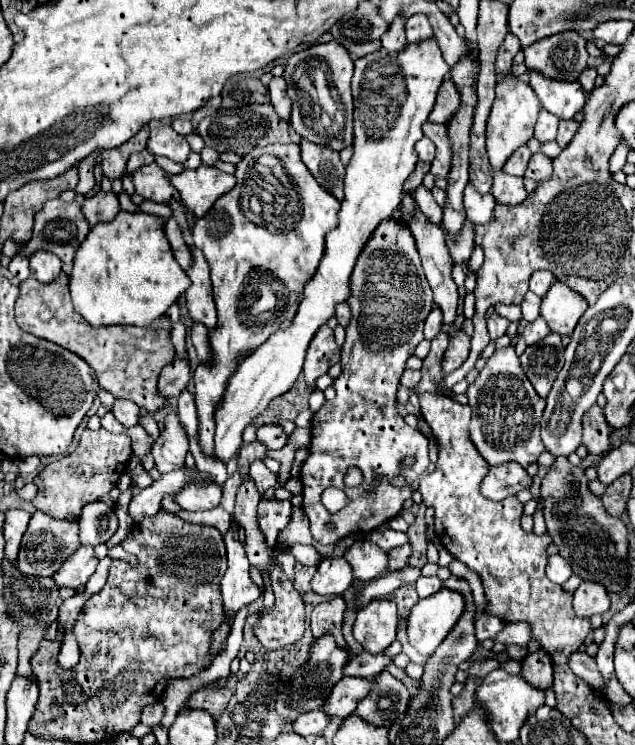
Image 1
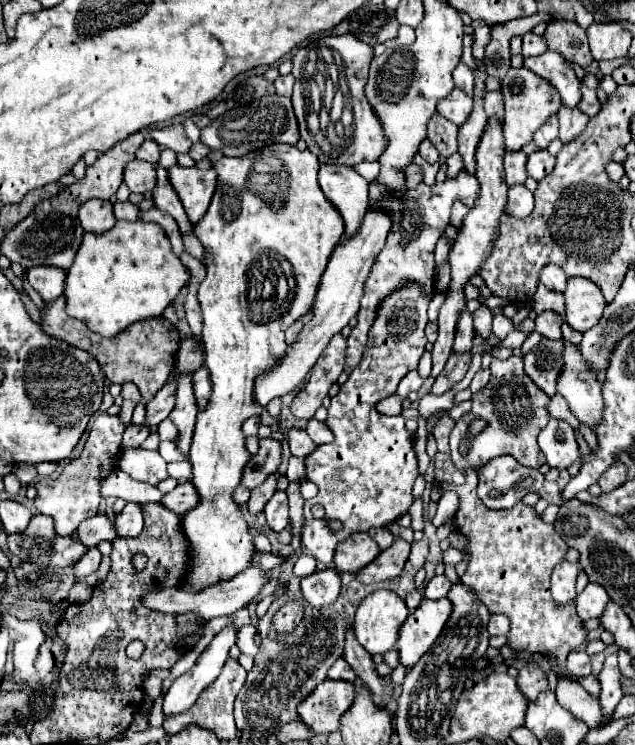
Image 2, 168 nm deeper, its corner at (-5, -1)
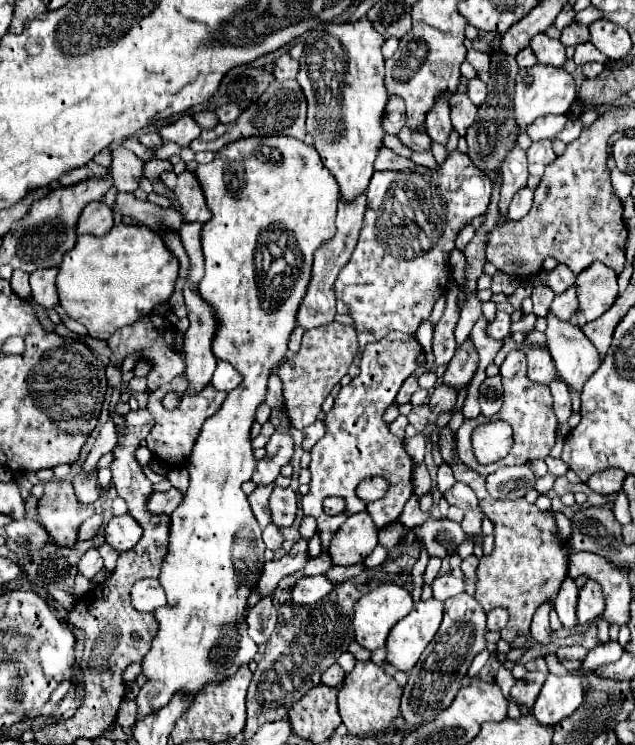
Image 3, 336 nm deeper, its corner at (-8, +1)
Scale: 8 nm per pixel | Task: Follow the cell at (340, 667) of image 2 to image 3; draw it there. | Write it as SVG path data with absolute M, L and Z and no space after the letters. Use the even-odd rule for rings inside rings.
M331 665L323 675L321 675L321 683L327 685L327 687L339 687L343 683L343 677L345 677L345 671L339 667L339 665Z

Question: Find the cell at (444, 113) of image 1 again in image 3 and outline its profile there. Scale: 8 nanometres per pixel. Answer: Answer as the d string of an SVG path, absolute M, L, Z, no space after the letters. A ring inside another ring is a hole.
M455 93L449 97L449 107L451 107L451 123L453 127L459 131L459 135L465 135L467 129L471 127L471 123L477 117L479 107L463 93Z

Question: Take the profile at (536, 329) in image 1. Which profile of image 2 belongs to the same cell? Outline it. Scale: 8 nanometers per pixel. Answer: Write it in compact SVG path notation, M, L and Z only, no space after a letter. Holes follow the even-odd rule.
M544 311L542 315L536 317L536 331L538 331L544 339L562 339L560 325L562 325L562 317L560 317L558 313Z

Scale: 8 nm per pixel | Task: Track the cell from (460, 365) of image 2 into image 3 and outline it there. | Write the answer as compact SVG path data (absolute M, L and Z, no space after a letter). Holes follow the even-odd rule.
M439 385L439 387L431 393L431 397L429 397L429 409L431 409L433 413L441 415L441 413L451 411L451 409L455 407L455 401L457 401L455 391L453 391L453 389L447 389L447 385Z

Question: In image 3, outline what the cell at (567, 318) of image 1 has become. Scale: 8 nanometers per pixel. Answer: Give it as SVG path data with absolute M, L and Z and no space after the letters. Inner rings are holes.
M593 263L587 271L577 277L579 287L579 309L587 321L599 319L617 299L617 275L603 263Z

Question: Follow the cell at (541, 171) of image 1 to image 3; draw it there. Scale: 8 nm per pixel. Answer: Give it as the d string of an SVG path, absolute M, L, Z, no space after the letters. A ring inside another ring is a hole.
M537 141L527 149L527 161L529 161L529 173L535 177L543 177L543 171L549 163L555 161L555 153L551 147L551 141Z

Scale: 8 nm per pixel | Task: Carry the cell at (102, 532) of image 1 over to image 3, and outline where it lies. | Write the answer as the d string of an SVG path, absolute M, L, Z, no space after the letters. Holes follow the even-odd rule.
M93 515L89 517L87 521L83 521L83 525L79 527L79 539L93 539L97 535L101 527L101 517L99 515Z

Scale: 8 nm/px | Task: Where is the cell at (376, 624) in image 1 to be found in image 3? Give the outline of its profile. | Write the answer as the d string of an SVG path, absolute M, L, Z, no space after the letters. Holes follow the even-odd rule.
M383 583L377 589L365 593L357 603L355 603L355 617L353 617L353 627L355 627L355 641L373 651L379 647L385 647L387 635L393 629L393 625L397 621L401 621L405 615L409 615L409 611L413 609L413 599L411 593L395 583Z

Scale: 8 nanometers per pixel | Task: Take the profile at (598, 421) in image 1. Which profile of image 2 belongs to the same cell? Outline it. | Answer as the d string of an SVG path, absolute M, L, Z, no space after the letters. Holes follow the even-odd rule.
M566 341L564 345L564 371L558 379L558 393L568 401L572 415L594 429L604 415L602 385L596 375L588 371L588 365L580 359L576 347Z

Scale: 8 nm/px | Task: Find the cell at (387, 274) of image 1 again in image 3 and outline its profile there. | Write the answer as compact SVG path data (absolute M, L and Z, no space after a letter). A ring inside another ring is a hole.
M391 337L373 341L369 347L363 349L361 357L361 373L345 387L341 387L339 395L335 397L333 409L325 415L325 437L317 441L317 445L311 449L311 483L309 493L303 497L303 511L307 515L313 515L317 519L323 547L327 549L331 537L339 529L339 525L351 515L359 511L371 513L375 525L381 529L389 525L391 521L397 521L403 505L413 493L411 485L411 473L413 473L413 459L405 451L405 445L401 439L391 435L389 425L383 421L385 409L395 401L395 395L403 381L417 369L415 357L419 353L421 345L415 337ZM367 477L385 477L389 481L389 491L383 499L365 503L355 495L355 487L359 481ZM325 497L343 497L347 501L347 509L341 515L327 515L323 511L323 499Z

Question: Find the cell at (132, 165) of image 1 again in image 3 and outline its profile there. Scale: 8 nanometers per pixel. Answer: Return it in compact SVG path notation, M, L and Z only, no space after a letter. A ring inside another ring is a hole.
M153 131L153 133L143 133L143 135L139 137L139 141L141 141L145 147L151 147L151 149L157 149L157 147L163 145L163 139L161 139L161 135L159 135L157 131Z

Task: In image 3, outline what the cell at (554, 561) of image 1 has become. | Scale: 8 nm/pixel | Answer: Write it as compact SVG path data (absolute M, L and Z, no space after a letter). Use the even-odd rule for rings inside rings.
M567 577L559 589L557 599L555 599L555 611L557 611L559 621L565 629L571 629L577 625L577 615L575 615L577 595L579 595L579 589L575 587L575 581Z

